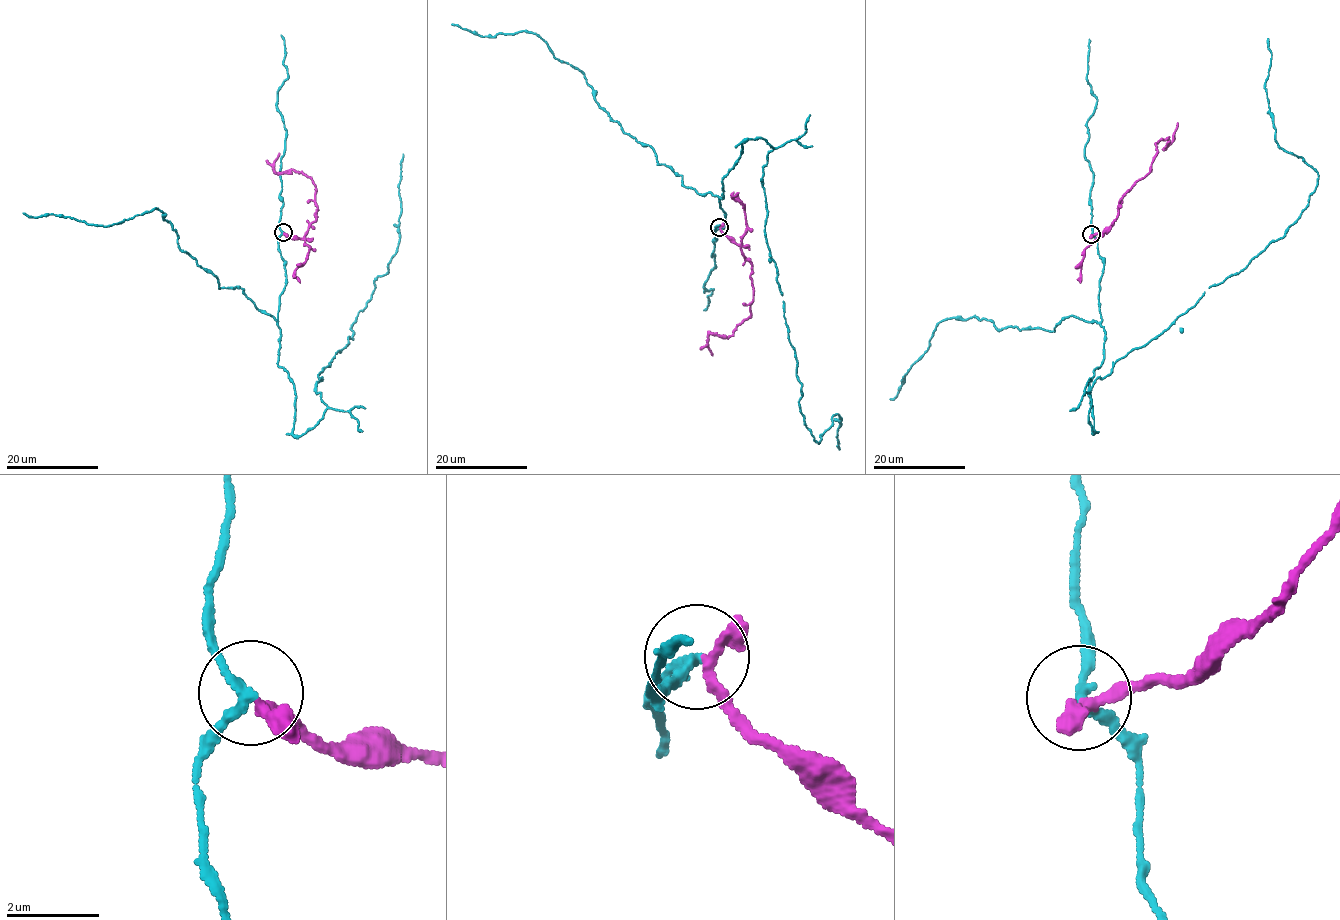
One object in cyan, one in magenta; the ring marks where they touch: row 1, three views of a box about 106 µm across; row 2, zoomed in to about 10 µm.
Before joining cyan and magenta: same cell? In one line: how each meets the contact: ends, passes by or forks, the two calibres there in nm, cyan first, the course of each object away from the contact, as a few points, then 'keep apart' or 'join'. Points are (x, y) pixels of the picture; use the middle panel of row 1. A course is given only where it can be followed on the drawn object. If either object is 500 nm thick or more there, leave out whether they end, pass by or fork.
cyan passes by; magenta passes by; 180 nm thick on the cyan side, 200 nm on the other; cyan runs (718, 227), (722, 180), (742, 143), (763, 138), (798, 405), (817, 443), (841, 418), (839, 449); magenta runs (719, 227), (740, 247), (752, 269), (753, 300), (750, 316), (731, 335), (709, 334), (712, 356); keep apart

